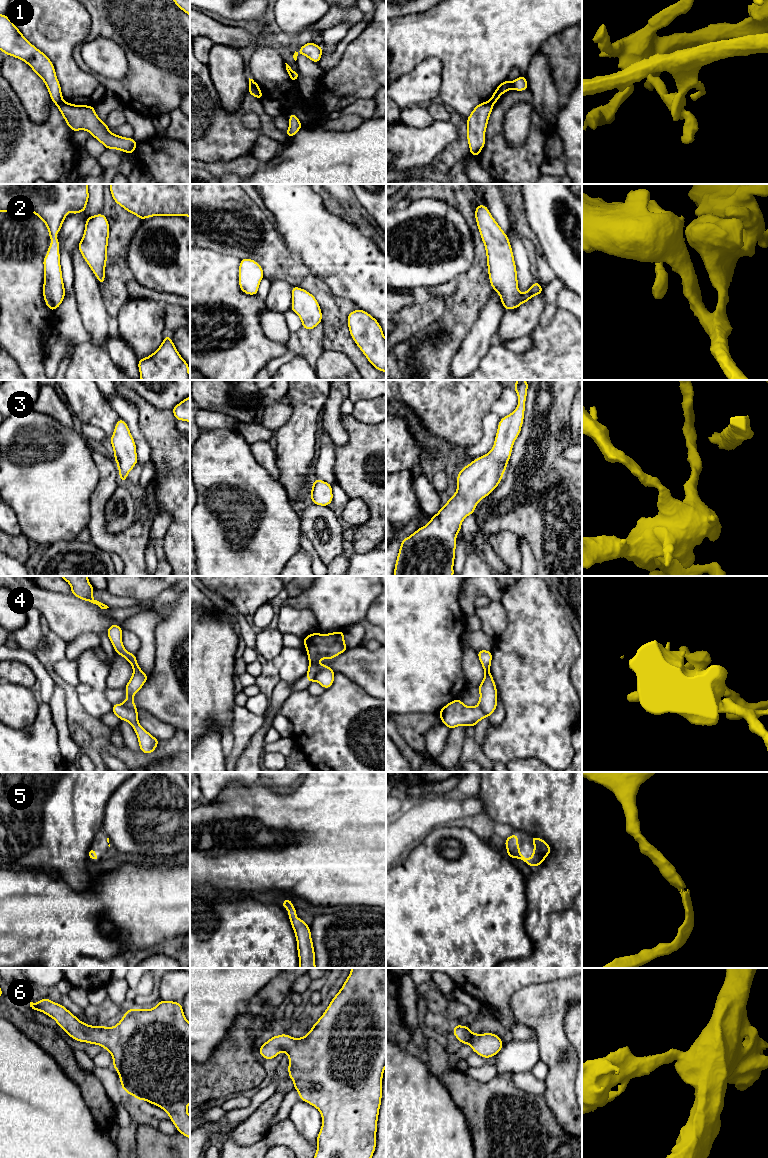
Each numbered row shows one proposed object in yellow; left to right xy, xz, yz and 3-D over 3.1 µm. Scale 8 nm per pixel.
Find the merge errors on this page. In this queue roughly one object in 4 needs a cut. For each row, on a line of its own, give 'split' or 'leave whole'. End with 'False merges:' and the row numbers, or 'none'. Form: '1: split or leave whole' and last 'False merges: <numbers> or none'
1: split
2: leave whole
3: leave whole
4: split
5: leave whole
6: leave whole
False merges: 1, 4

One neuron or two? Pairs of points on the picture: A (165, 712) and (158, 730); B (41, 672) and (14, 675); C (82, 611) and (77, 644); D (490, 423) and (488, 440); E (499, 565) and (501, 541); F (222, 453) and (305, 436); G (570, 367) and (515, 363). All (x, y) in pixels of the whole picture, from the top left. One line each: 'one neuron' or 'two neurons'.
A: two neurons
B: two neurons
C: two neurons
D: one neuron
E: two neurons
F: two neurons
G: one neuron

